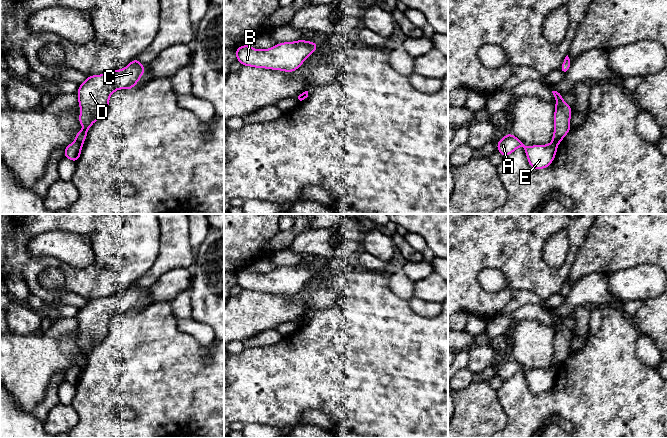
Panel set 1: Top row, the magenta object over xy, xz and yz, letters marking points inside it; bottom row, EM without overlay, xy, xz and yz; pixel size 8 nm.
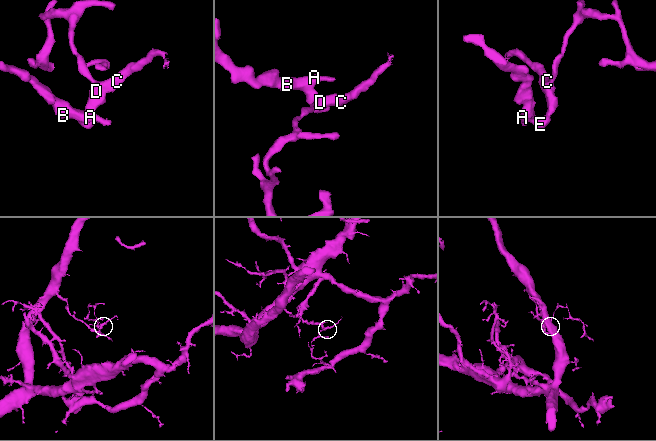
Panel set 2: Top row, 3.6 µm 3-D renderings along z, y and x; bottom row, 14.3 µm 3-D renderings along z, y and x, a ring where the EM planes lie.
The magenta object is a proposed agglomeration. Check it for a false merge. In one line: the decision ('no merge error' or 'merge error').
merge error

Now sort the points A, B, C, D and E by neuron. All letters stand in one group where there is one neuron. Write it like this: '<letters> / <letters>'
A B E / C D

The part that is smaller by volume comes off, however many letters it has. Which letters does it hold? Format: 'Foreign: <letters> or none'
Foreign: C, D

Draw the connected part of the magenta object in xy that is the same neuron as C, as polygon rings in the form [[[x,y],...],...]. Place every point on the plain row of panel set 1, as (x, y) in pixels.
[[[136,282],[125,292],[87,300],[86,305],[79,309],[76,316],[78,330],[81,332],[78,345],[84,351],[77,356],[76,366],[80,368],[85,366],[88,353],[107,336],[110,320],[116,314],[131,314],[139,306],[146,292]]]

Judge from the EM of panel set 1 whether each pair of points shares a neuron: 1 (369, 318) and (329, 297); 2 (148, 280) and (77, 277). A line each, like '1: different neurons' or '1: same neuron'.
1: different neurons
2: different neurons

